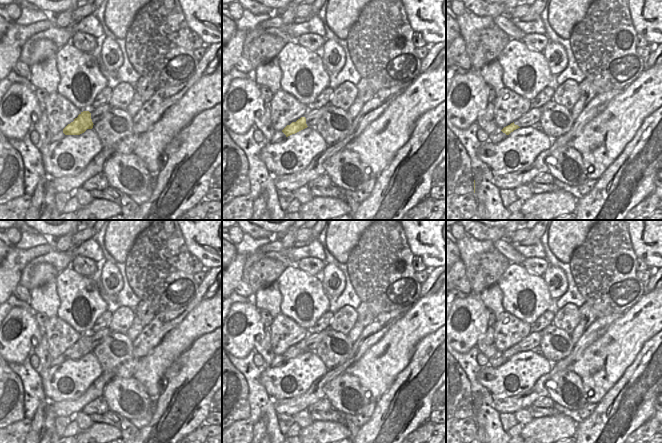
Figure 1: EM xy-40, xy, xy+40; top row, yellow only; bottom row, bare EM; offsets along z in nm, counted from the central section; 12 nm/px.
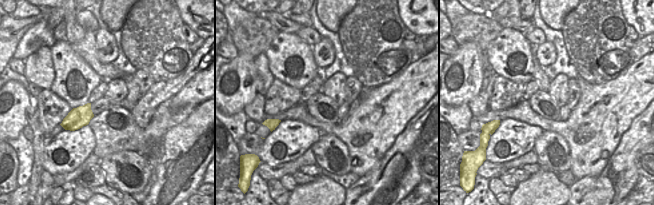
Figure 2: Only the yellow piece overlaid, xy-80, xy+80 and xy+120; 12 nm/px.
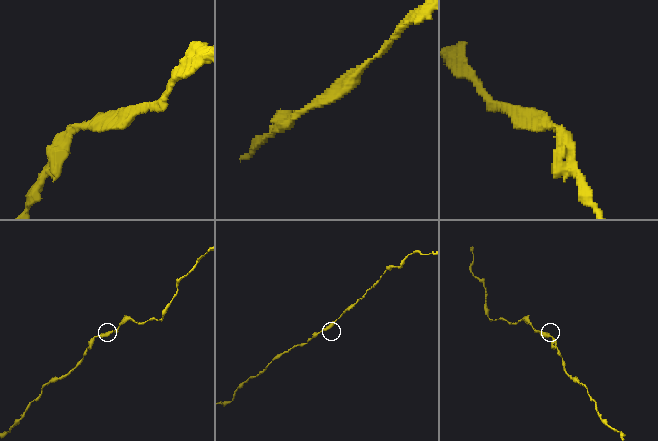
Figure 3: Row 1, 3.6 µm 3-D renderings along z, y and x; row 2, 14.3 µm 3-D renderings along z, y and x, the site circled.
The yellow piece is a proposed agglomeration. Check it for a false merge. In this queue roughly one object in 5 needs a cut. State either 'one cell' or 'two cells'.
one cell

